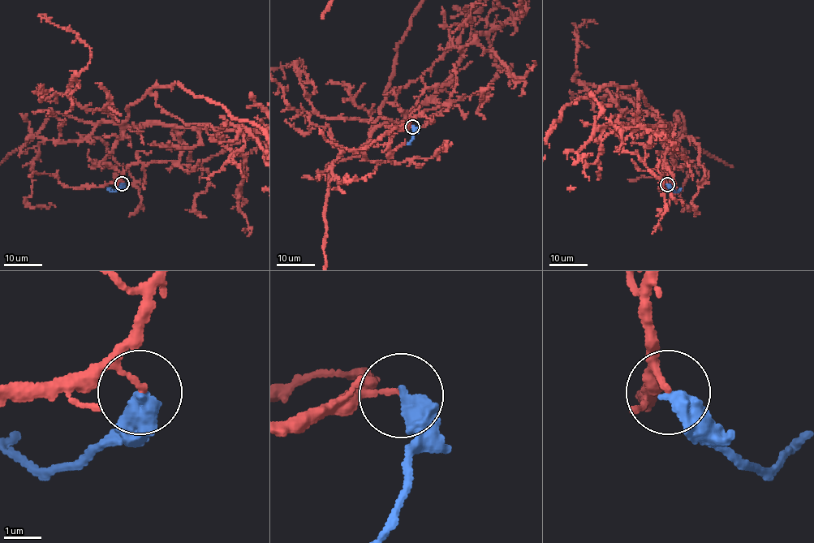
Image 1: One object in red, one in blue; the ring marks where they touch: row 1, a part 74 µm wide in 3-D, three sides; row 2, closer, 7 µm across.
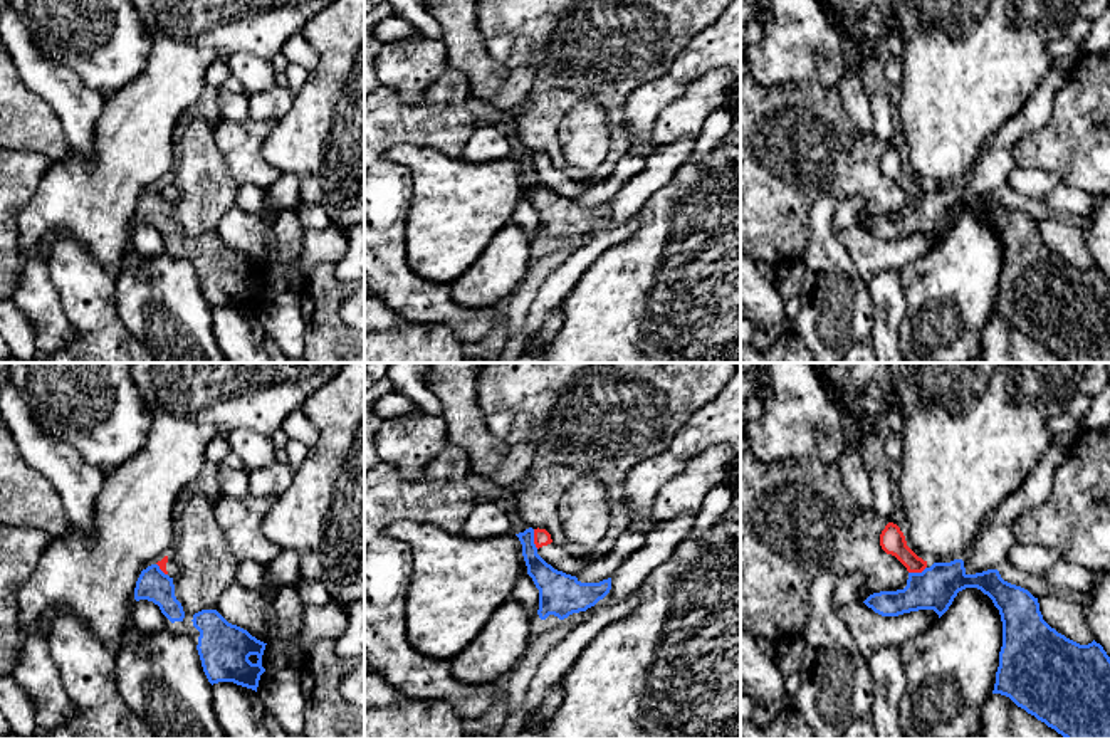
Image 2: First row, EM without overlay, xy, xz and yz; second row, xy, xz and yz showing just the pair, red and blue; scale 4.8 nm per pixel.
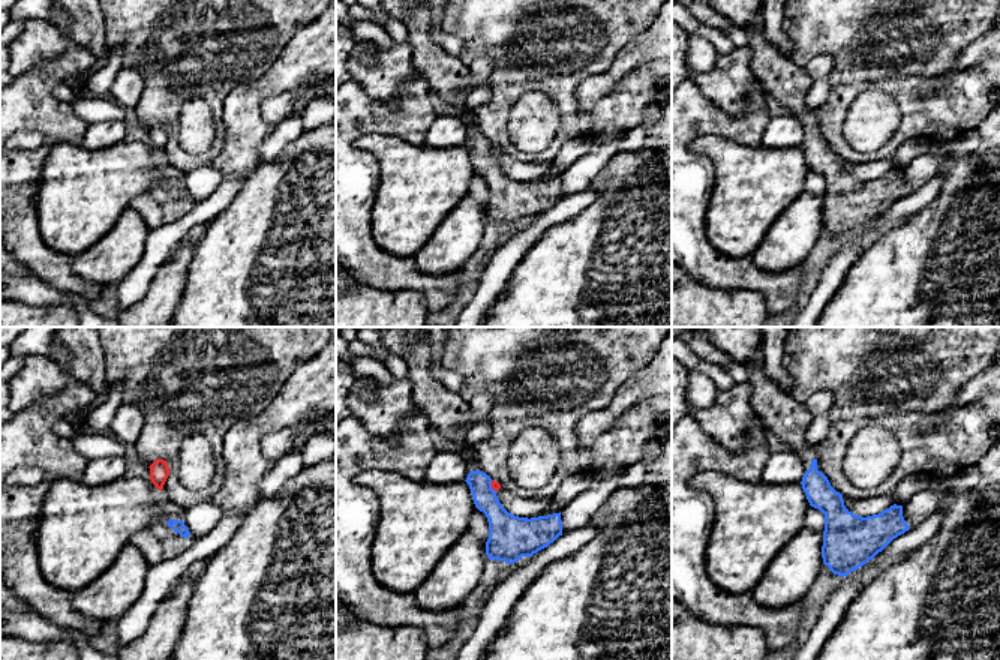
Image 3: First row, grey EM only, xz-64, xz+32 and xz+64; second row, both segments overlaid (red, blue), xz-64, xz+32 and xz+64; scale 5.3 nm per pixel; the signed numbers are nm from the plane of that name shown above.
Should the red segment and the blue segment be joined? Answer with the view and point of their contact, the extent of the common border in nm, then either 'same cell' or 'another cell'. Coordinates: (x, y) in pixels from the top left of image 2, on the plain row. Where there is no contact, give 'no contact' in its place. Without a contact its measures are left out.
meets red in xz at (534, 163); contact 100 nm long; another cell

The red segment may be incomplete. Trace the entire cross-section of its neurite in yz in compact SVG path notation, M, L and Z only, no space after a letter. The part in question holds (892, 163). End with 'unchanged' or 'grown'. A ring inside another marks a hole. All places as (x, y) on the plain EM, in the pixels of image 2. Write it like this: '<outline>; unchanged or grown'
M888 146L880 158L880 170L887 178L895 180L908 197L922 197L927 191L927 185L919 181L905 165L903 156L893 146Z; unchanged

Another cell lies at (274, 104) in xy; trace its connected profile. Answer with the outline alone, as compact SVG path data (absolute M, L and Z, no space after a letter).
M274 86L269 91L252 94L249 119L282 119L294 102L294 92L289 87Z

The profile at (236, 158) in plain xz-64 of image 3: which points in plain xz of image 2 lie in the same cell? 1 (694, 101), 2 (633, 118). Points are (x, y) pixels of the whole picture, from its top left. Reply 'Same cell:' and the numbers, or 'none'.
Same cell: 2

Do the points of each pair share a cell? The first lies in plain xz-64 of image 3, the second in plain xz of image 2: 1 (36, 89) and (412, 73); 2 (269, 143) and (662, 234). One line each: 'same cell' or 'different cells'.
1: different cells
2: different cells

